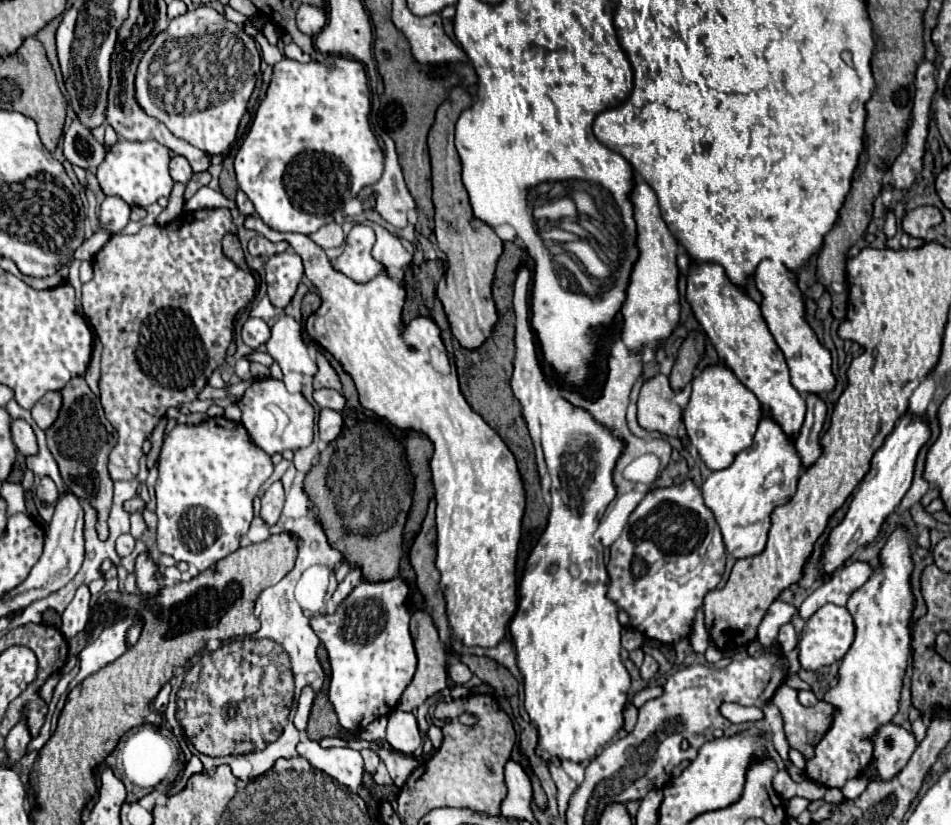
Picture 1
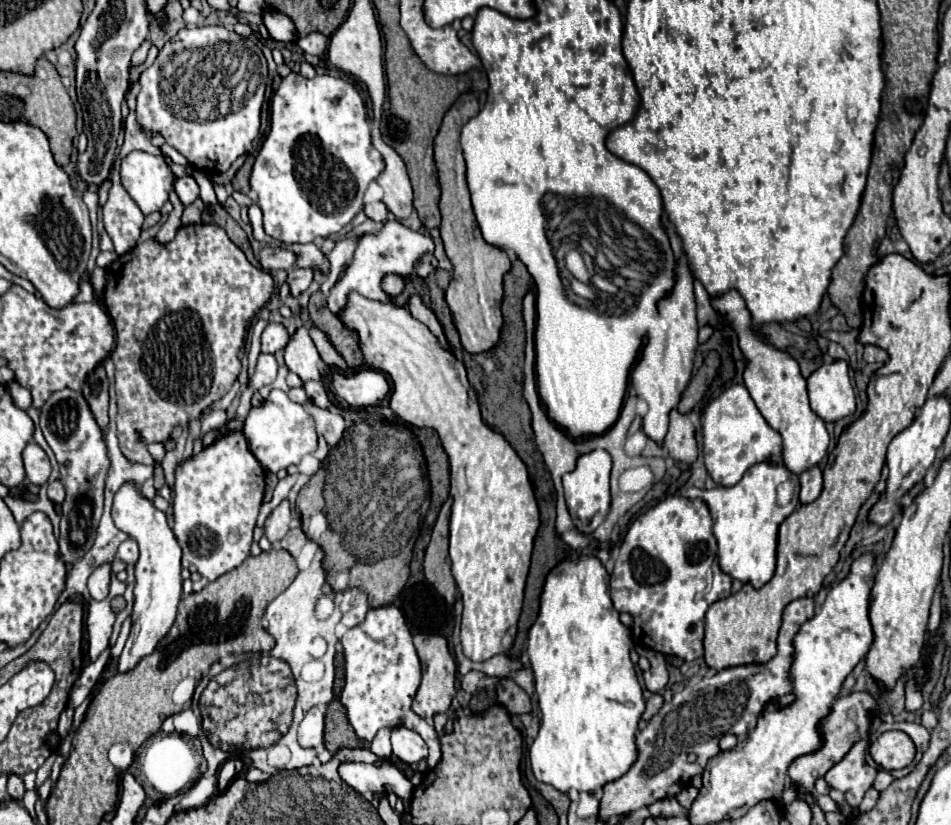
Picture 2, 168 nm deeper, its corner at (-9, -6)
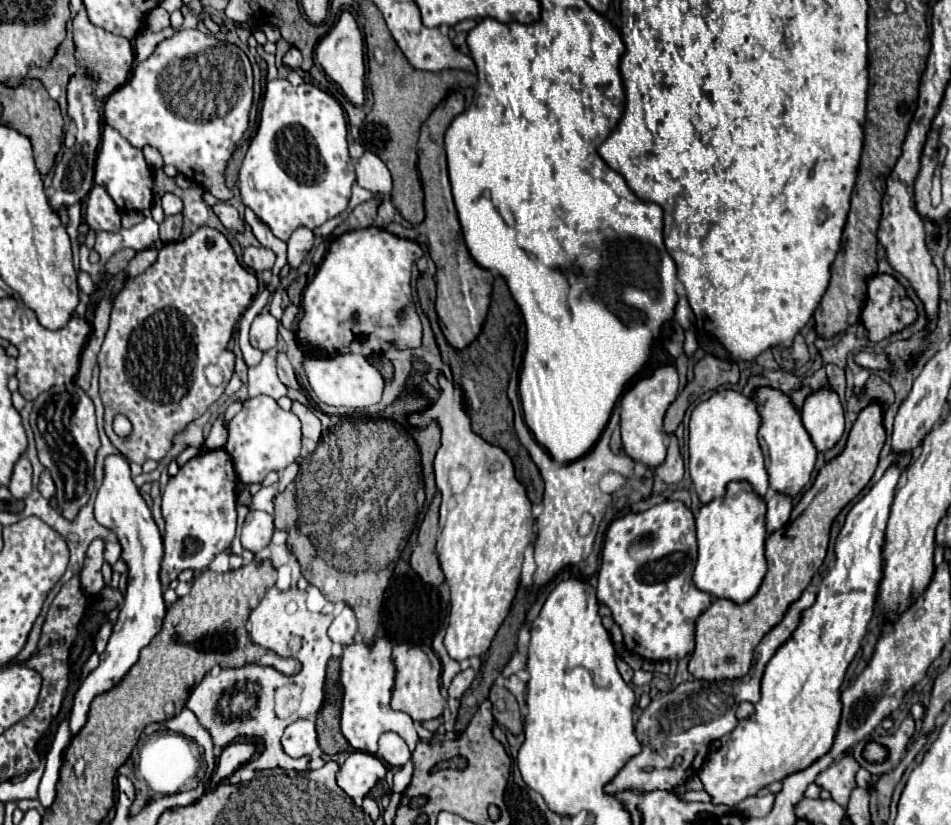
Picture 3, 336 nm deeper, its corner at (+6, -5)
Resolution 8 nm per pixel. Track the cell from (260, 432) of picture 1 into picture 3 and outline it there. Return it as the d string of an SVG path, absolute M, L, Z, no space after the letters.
M259 395L247 399L241 411L229 423L229 439L225 449L233 459L237 477L243 483L261 483L269 471L281 471L299 459L301 421L291 411L283 411L271 397Z

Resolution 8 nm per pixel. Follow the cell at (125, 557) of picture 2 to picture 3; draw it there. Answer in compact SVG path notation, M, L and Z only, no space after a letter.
M107 541L105 543L105 561L109 565L115 565L115 561L121 557L121 545L117 541Z

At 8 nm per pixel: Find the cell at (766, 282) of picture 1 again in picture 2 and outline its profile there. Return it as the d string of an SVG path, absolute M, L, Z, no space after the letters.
M844 360L822 364L808 376L806 386L812 410L826 422L836 422L856 410L848 364Z

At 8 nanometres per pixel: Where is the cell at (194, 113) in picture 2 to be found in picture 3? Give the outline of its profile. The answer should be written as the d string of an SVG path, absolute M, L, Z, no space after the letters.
M179 29L173 37L161 41L149 59L135 65L129 81L109 95L103 111L105 123L117 129L133 147L155 147L167 165L173 165L219 201L227 201L233 197L233 191L225 185L225 165L247 129L251 101L253 73L247 55L239 47L209 37L199 29Z

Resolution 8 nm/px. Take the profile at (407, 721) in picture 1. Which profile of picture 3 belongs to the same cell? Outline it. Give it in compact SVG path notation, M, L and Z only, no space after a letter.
M385 733L379 739L377 757L387 761L387 765L391 767L403 767L411 759L411 751L397 733Z

